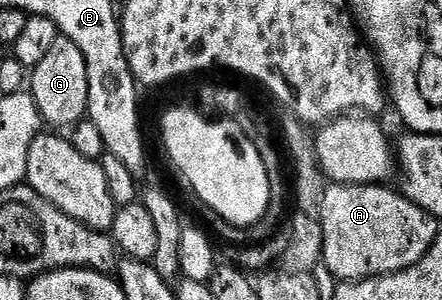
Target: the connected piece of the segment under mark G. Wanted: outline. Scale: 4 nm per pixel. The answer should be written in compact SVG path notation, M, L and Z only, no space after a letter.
M61 35L57 38L57 42L53 42L53 47L49 49L48 56L41 62L37 62L35 68L30 69L29 91L33 102L37 102L37 110L41 114L44 125L50 126L52 124L55 127L52 129L70 129L87 116L87 107L89 106L89 70L85 66L85 54L81 54L81 50L77 50L77 42L73 42Z

